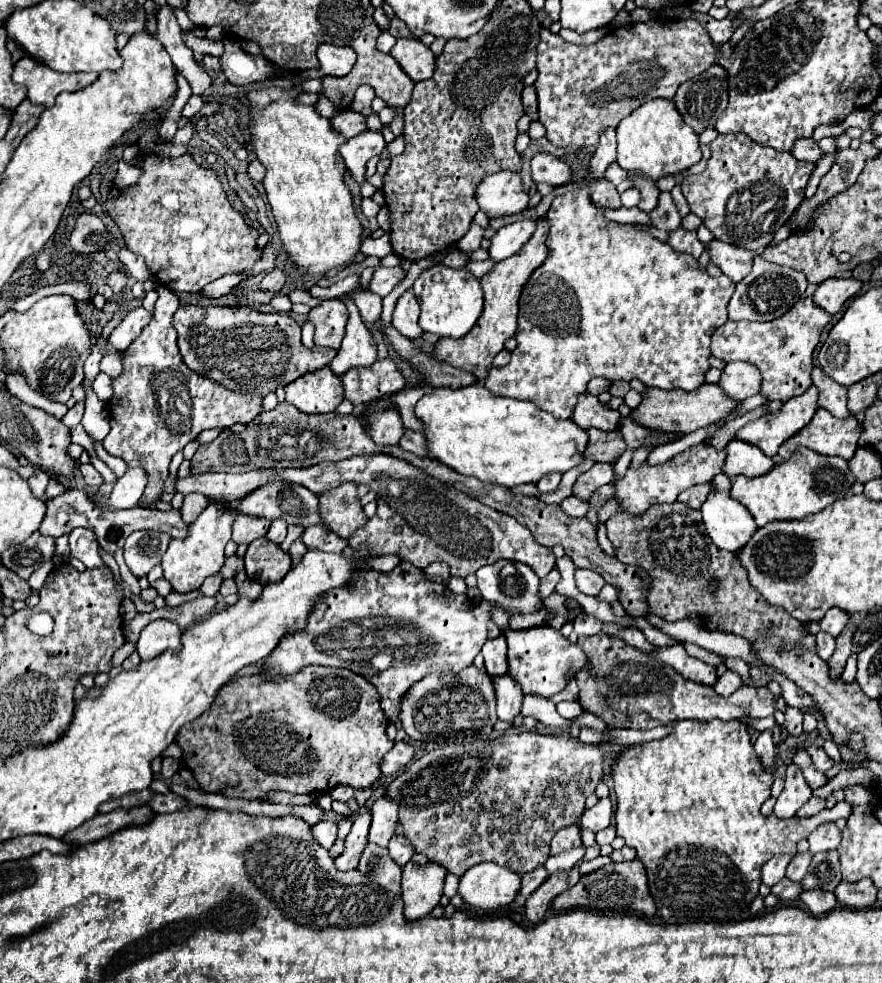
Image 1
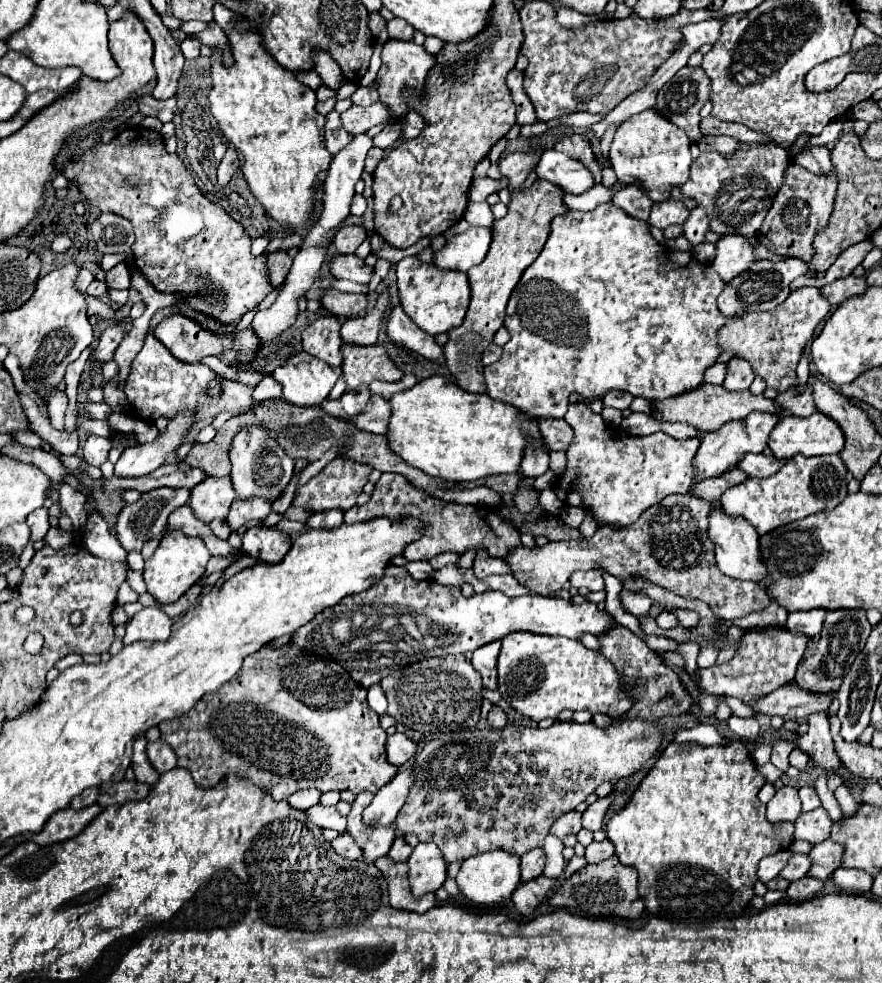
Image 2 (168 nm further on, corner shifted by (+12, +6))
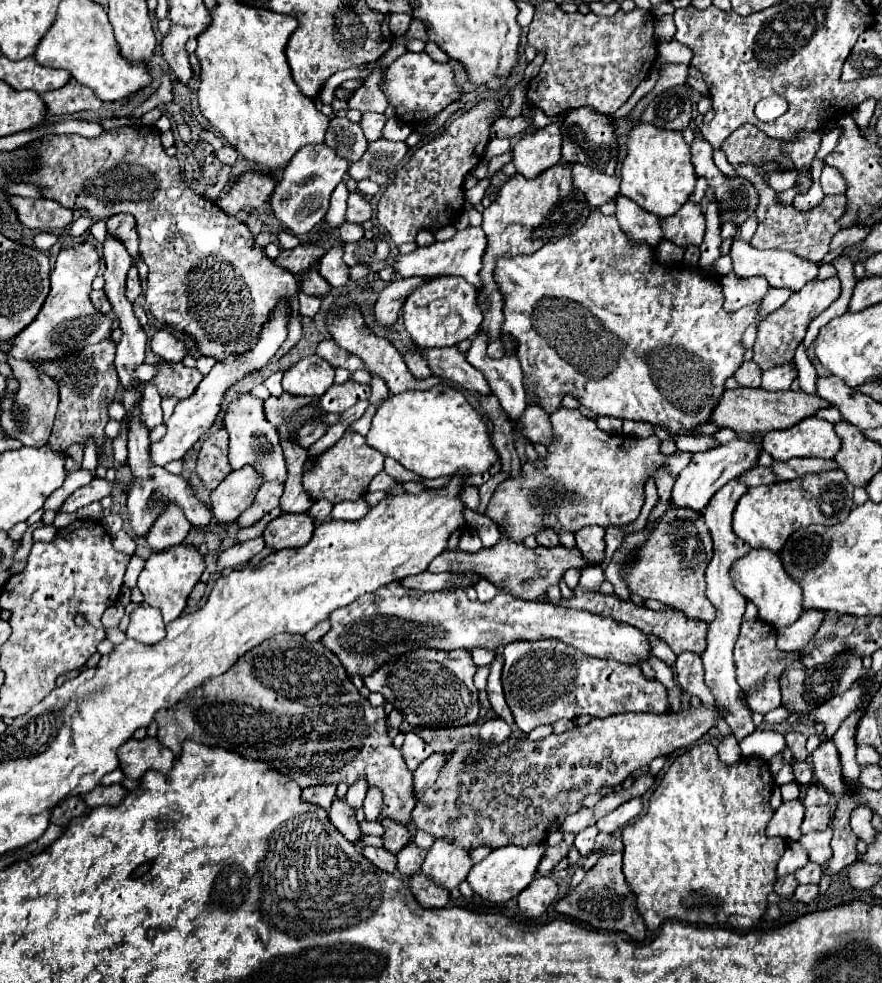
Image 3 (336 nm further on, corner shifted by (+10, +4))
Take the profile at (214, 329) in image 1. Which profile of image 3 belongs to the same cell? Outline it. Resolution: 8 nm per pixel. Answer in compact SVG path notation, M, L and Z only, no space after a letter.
M156 331L152 341L150 341L150 349L154 351L154 355L158 355L164 361L170 363L180 363L182 357L186 355L186 347L180 339L176 339L170 331Z

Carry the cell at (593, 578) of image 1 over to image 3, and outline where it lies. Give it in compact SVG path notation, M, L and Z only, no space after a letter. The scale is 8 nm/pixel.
M588 565L582 569L582 577L580 577L580 585L584 589L590 589L590 591L598 591L600 585L604 581L604 573L598 565Z

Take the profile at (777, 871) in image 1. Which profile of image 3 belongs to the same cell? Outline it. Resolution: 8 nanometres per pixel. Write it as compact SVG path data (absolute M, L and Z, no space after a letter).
M788 843L780 863L778 863L778 877L784 877L784 875L790 875L798 869L802 869L804 865L808 863L808 853L806 849L800 845L800 843Z

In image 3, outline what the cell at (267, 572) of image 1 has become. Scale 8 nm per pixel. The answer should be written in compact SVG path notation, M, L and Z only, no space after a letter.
M282 513L266 527L264 539L272 549L286 549L302 547L308 539L312 539L312 533L314 519L308 513Z

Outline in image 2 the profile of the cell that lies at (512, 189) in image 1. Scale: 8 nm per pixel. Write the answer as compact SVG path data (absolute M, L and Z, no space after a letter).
M515 151L508 153L498 161L498 168L503 176L507 176L508 187L512 191L518 189L526 181L530 169L538 163L538 157L540 157L540 153L526 155L526 153Z

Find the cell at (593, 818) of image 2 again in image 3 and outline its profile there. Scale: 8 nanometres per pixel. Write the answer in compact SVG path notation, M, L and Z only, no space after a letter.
M630 799L628 803L622 803L618 809L614 809L604 819L600 819L596 823L596 827L604 833L614 833L614 831L622 829L624 825L628 825L634 817L638 817L640 811L642 811L642 801L640 799Z

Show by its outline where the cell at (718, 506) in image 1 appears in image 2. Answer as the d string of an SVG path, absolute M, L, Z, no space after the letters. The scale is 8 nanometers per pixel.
M712 505L708 511L708 539L716 547L716 563L724 575L756 583L766 581L766 567L762 565L758 553L758 533L752 525L748 525L748 521L728 515L720 505Z

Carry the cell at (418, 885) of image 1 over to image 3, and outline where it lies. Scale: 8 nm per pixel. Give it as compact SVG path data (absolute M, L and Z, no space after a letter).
M436 839L434 845L428 849L422 873L434 879L438 885L454 889L468 877L472 865L474 863L468 849L458 847L448 839Z

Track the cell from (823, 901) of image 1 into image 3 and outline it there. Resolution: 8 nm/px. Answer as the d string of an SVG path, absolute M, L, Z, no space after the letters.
M798 885L794 897L800 903L812 903L818 897L818 885Z

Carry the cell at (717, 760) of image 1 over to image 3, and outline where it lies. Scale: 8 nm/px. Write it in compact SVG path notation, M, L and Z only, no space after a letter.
M698 743L694 745L690 751L686 751L684 755L676 757L674 763L670 765L670 769L666 771L664 779L660 781L660 785L656 787L652 799L650 799L650 807L648 813L638 817L636 823L624 827L622 831L622 841L624 841L624 875L626 881L630 885L630 889L634 891L636 899L638 899L638 911L644 917L644 923L650 931L656 931L664 921L668 919L676 919L682 923L690 923L690 925L714 925L714 917L730 917L730 927L734 927L736 931L750 931L754 927L760 925L762 915L768 911L768 895L774 891L774 883L776 883L776 865L780 861L780 855L786 849L786 843L782 839L768 839L766 837L766 825L772 819L772 807L770 807L770 795L772 795L772 787L774 787L774 777L768 769L768 763L764 759L756 759L756 757L748 757L742 759L740 763L726 767L716 753L716 747L710 743Z

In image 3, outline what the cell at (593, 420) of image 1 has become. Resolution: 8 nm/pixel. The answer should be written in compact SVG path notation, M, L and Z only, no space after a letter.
M558 409L550 415L550 421L554 439L548 445L548 453L524 463L518 477L500 483L486 507L486 515L498 525L500 533L516 543L544 529L578 533L588 525L600 525L604 529L630 525L644 505L644 483L648 475L654 475L660 465L666 465L678 475L692 457L690 453L662 455L656 435L648 439L626 435L626 445L614 441L610 433L600 431L578 409Z

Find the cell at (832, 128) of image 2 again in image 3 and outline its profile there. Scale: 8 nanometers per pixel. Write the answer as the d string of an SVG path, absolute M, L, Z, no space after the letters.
M762 171L766 183L776 191L785 191L796 184L798 171L786 171L783 173L769 173Z

